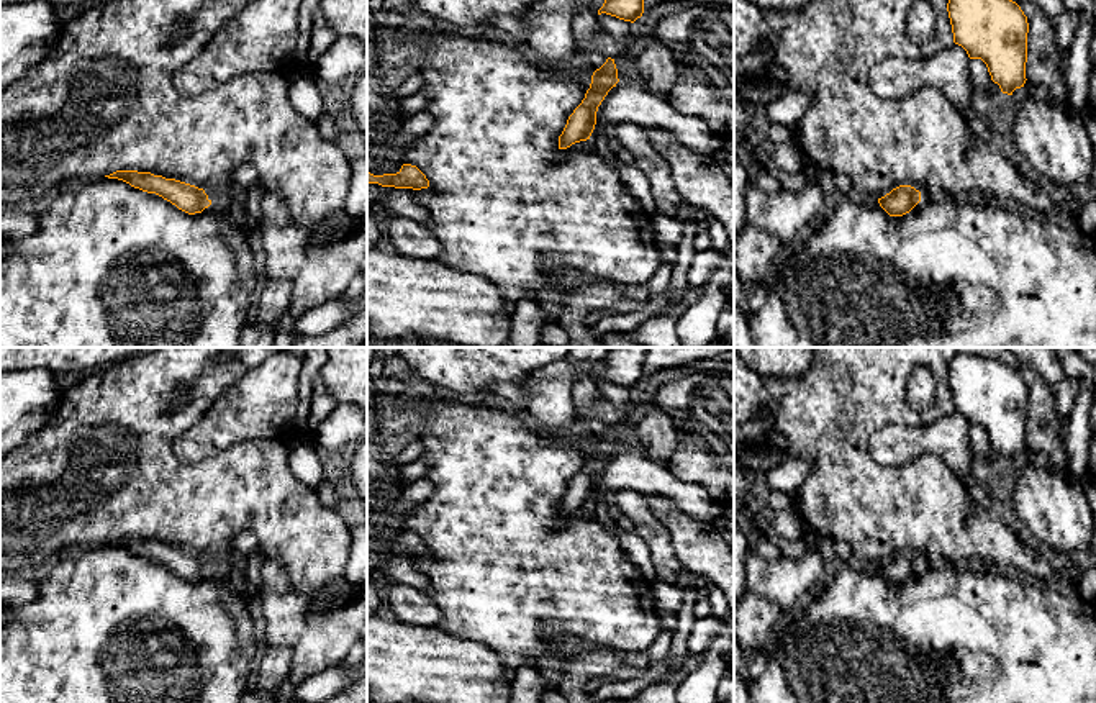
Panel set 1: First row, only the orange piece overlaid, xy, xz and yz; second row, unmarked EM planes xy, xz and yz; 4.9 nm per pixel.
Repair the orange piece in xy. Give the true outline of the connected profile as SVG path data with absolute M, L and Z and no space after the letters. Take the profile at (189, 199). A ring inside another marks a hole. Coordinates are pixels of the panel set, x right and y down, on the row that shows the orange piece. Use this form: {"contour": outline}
{"contour": "M116 170L105 177L123 180L147 193L156 193L188 215L202 213L211 205L203 188L151 172Z"}

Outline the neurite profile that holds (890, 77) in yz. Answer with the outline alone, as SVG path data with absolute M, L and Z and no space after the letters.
M958 46L939 51L922 59L875 59L868 80L881 98L903 98L911 92L932 85L939 88L960 113L973 107L975 87L968 72L968 54Z

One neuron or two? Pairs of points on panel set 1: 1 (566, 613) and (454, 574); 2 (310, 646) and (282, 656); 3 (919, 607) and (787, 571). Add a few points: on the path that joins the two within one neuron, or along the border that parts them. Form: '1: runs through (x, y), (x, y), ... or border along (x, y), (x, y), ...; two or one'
1: runs through (538, 602), (510, 574), (482, 574); one
2: border along (266, 643), (285, 646), (290, 651), (290, 674); two
3: border along (831, 571), (823, 579); two

